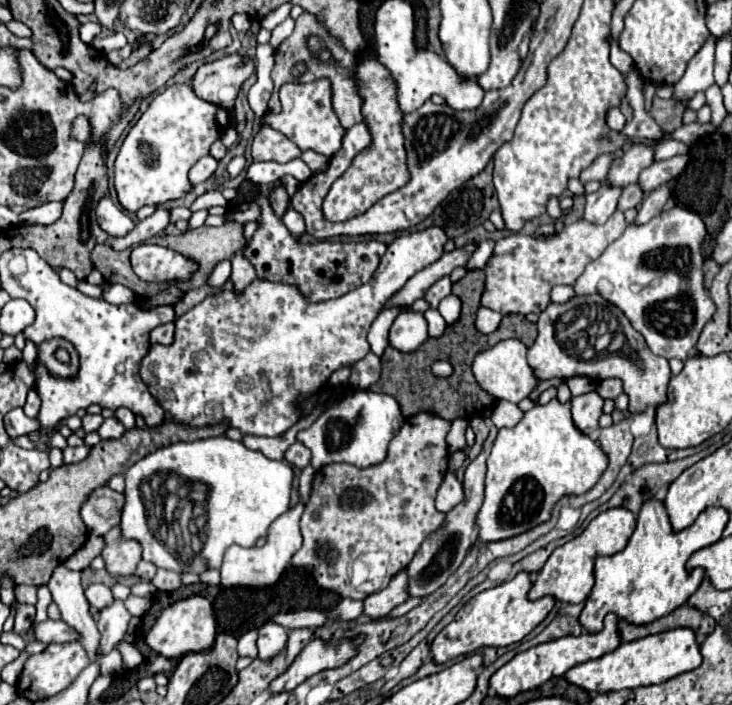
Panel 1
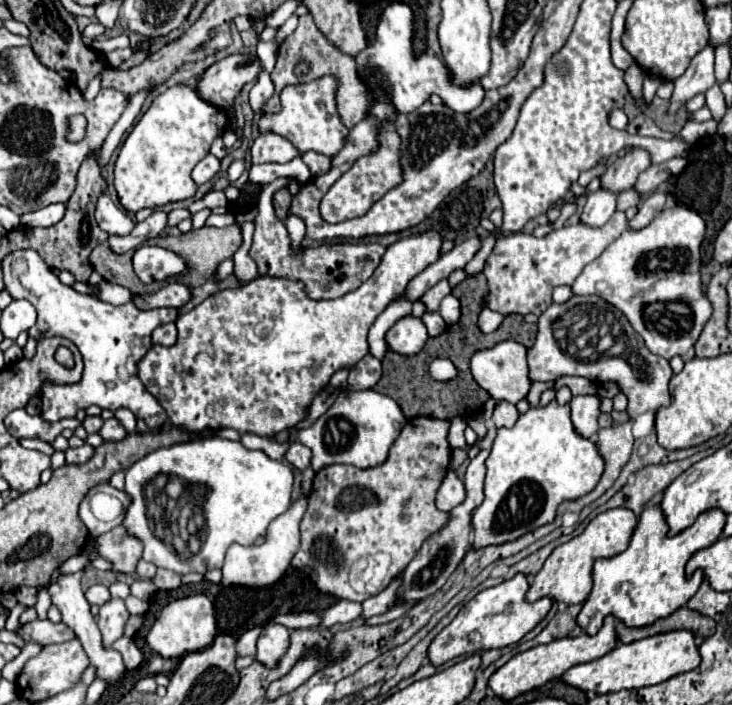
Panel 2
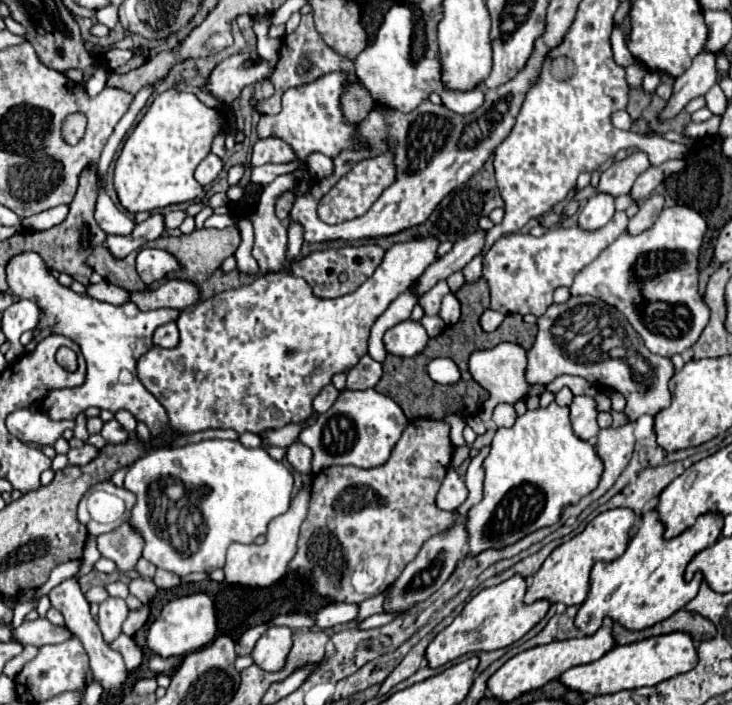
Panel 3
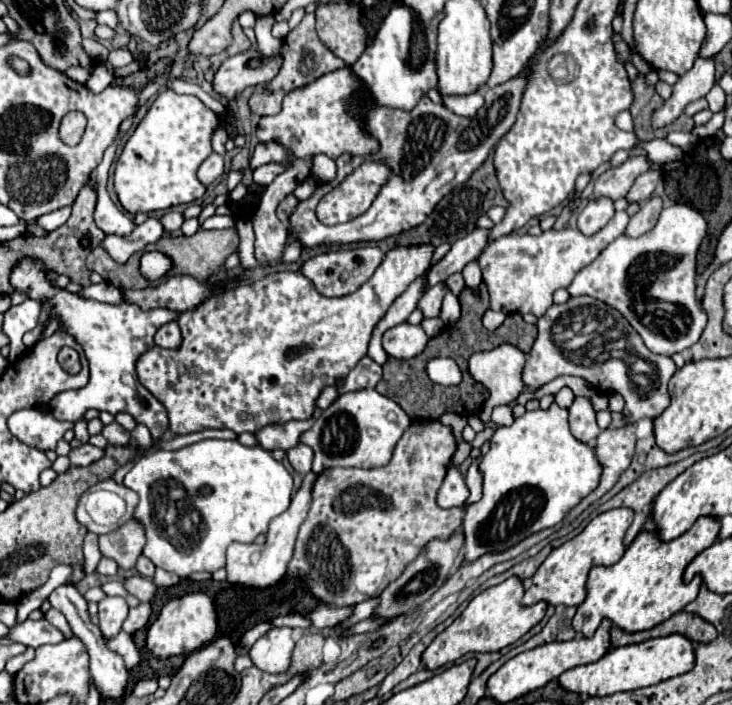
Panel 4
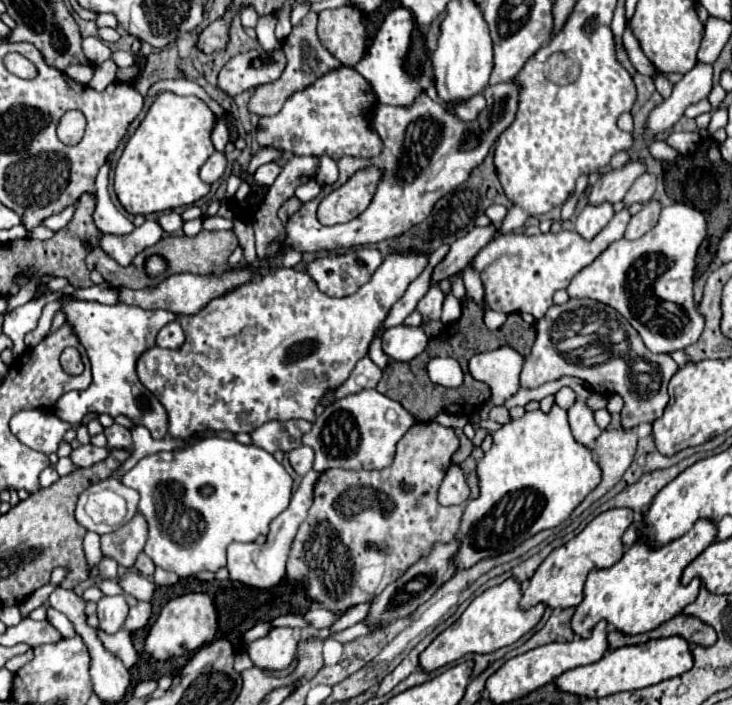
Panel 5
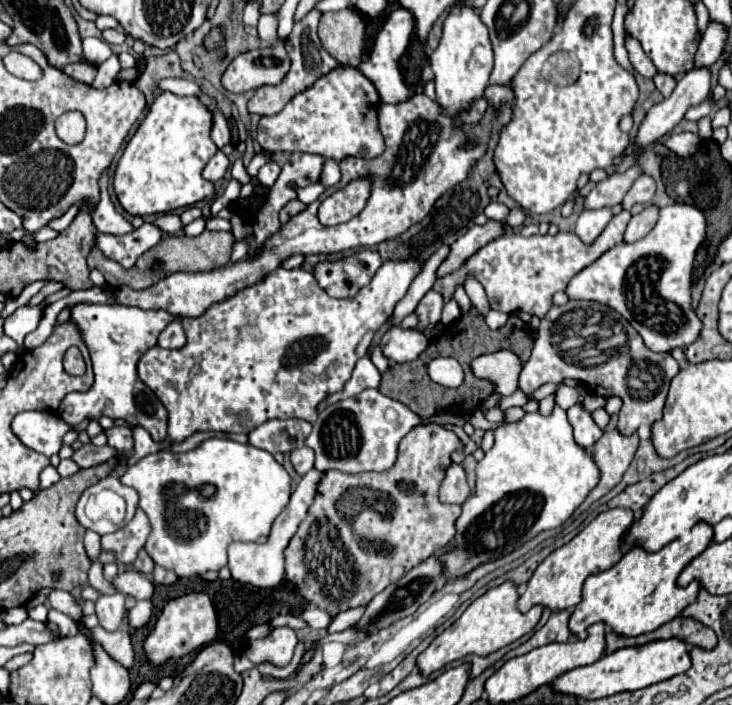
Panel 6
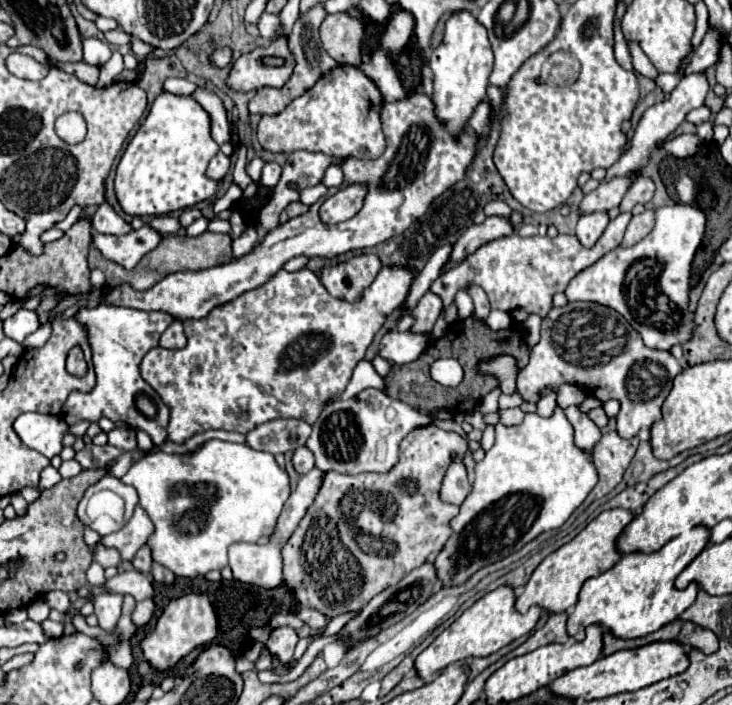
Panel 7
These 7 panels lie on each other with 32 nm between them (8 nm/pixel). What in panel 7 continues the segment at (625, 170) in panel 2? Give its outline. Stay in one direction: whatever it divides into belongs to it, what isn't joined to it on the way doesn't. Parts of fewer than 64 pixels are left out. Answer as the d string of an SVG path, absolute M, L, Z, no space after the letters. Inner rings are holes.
M616 176L616 180L608 180L608 182L600 182L600 186L586 194L582 204L580 204L580 212L598 212L598 210L610 210L614 206L620 204L624 192L630 188L632 180L628 180L628 176Z

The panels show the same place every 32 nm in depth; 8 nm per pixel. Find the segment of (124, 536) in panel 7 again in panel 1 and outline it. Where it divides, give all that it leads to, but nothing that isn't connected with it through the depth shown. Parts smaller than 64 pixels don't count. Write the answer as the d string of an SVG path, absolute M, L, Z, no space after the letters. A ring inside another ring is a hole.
M112 528L104 540L106 546L102 550L102 558L106 560L106 570L112 576L132 576L140 562L140 544L134 540L122 540L118 528Z

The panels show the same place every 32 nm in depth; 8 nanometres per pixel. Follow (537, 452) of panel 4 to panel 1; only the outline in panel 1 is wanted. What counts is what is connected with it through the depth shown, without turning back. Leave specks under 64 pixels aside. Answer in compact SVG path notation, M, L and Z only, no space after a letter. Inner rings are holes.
M552 398L546 406L536 404L532 410L524 414L524 418L514 428L500 428L494 440L492 452L488 456L488 474L486 474L486 498L476 516L476 524L480 526L478 540L480 542L496 542L520 532L526 532L550 518L552 506L564 494L584 494L588 492L598 478L608 468L608 456L600 448L596 440L580 432L570 416L570 402L558 402Z

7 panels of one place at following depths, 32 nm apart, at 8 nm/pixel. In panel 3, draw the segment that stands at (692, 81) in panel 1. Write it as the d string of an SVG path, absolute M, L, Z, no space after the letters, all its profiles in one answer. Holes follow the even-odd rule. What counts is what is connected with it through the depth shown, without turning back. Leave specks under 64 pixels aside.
M702 50L694 60L692 66L676 78L674 92L670 96L668 106L662 110L662 118L668 120L676 116L692 98L704 96L716 84L716 68L714 68L714 54Z

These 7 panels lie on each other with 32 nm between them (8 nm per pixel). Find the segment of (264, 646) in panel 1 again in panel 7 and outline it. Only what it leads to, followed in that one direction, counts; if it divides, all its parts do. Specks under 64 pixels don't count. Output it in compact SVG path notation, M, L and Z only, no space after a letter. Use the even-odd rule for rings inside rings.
M276 628L272 630L266 642L256 642L254 648L250 648L244 656L256 662L264 652L268 652L272 658L278 658L280 664L288 664L288 660L292 660L294 656L296 642L298 642L298 636L292 628Z

